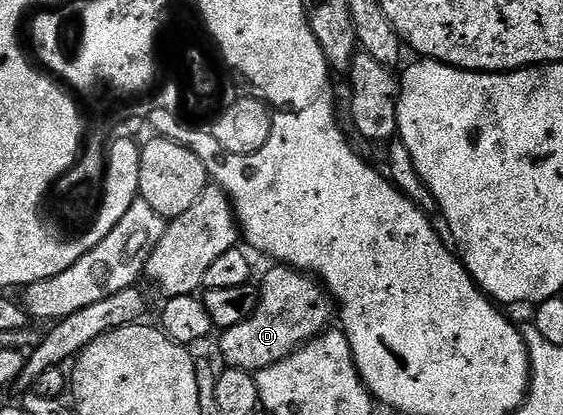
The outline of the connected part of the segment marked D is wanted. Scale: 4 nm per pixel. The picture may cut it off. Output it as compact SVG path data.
M276 263L271 267L275 268L264 274L263 281L258 281L259 301L253 314L249 314L245 322L218 333L219 352L226 367L240 368L252 374L260 372L332 327L333 301L318 279L286 264Z

